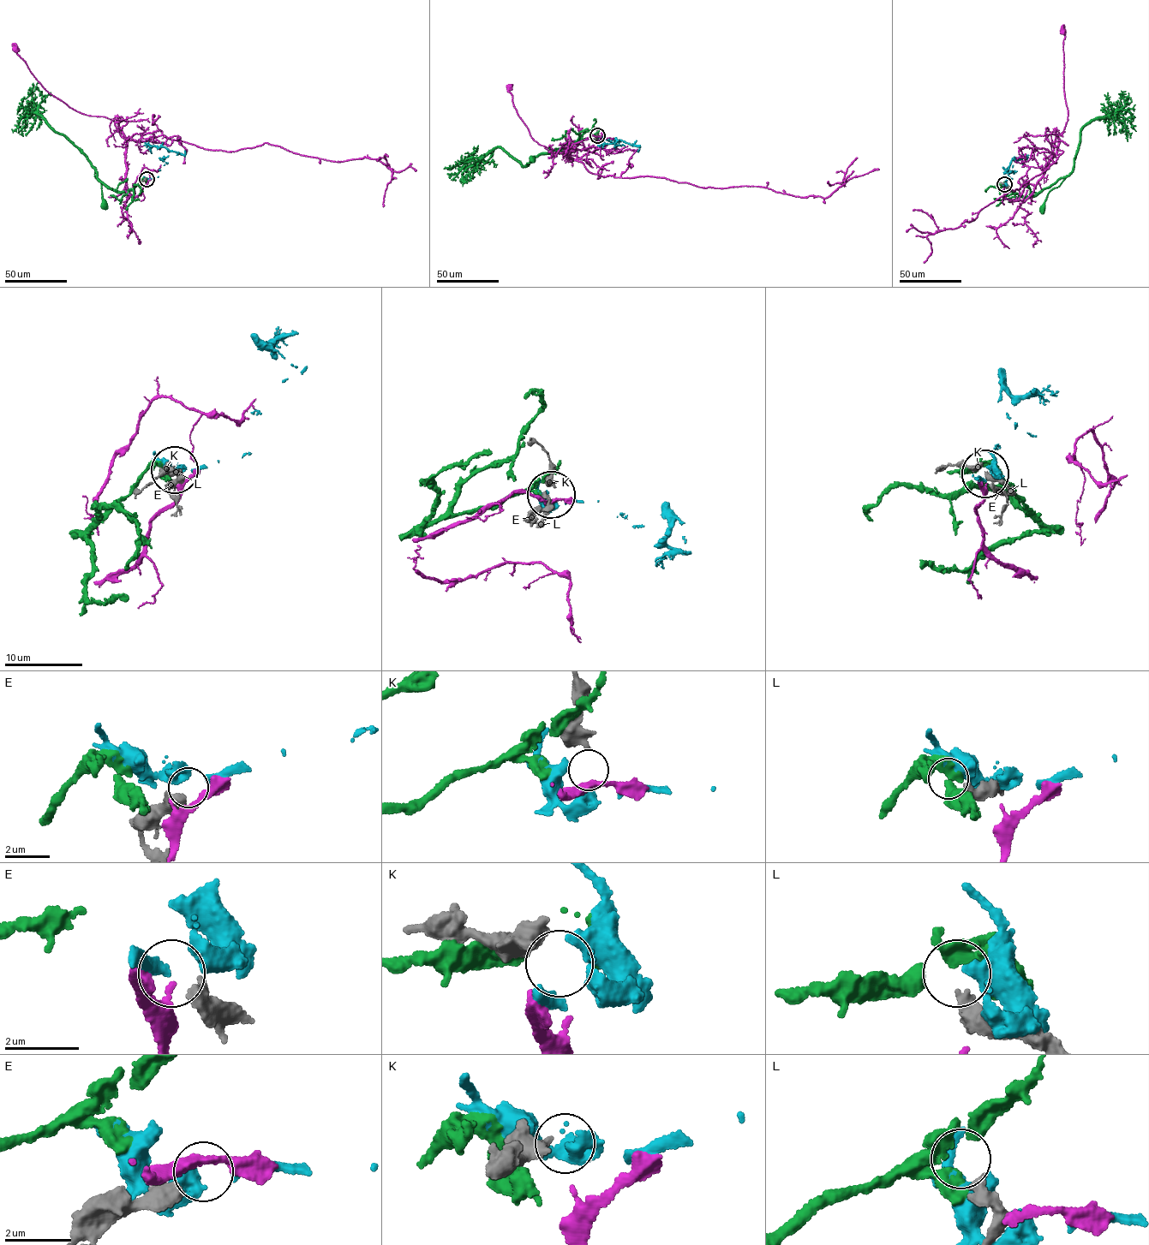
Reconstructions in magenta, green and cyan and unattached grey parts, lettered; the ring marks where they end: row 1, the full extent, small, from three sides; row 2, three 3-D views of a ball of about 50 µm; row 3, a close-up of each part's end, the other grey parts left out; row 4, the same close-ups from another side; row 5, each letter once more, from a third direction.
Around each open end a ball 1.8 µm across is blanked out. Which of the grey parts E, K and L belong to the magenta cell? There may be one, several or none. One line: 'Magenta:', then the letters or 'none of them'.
Magenta: none of them

